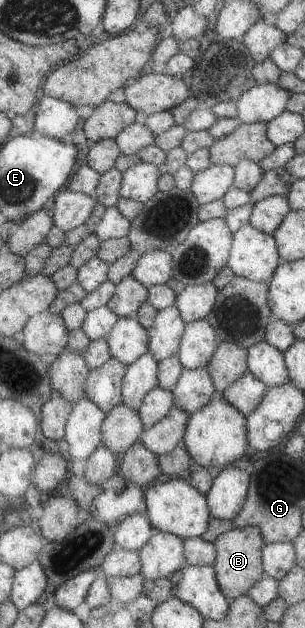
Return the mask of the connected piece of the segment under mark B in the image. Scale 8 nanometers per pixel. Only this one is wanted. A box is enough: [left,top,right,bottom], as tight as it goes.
[211,526,263,600]

